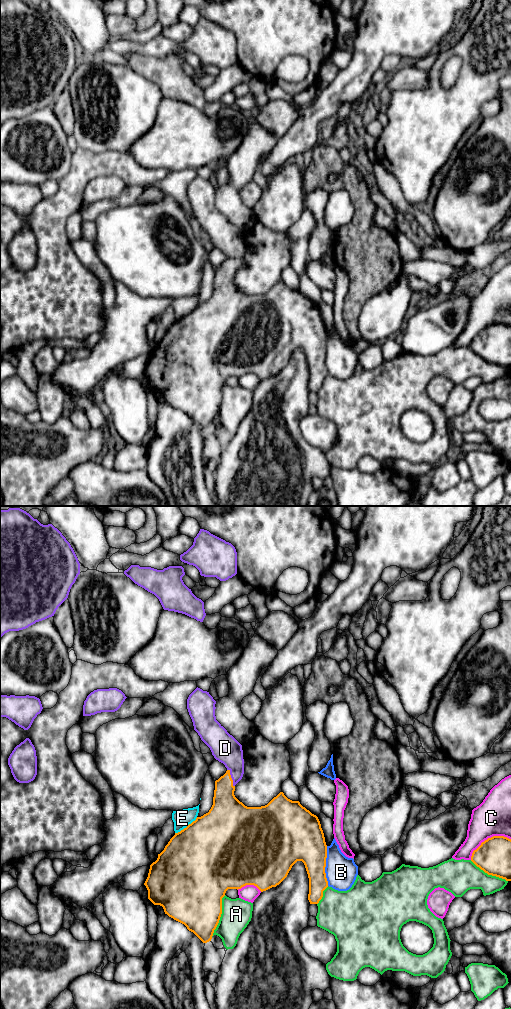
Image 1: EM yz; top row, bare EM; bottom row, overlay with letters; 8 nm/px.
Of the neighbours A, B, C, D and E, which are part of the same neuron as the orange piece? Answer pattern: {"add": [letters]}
{"add": []}

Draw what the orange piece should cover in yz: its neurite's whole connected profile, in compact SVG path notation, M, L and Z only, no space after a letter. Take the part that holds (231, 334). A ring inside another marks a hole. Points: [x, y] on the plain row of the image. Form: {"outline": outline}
{"outline": "M230 258L215 269L213 293L208 301L197 305L170 327L158 346L150 353L144 371L148 387L154 393L163 395L165 402L184 412L203 431L211 429L222 402L222 386L228 377L241 377L254 373L261 380L279 373L297 349L305 353L309 366L308 388L318 392L323 379L328 375L325 355L327 333L318 305L303 295L299 289L288 287L280 280L267 293L247 295L234 283L235 274Z"}

